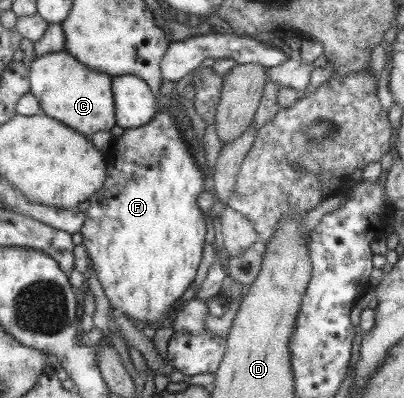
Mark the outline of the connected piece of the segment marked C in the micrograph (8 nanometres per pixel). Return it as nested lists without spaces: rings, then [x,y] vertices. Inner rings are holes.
[[[62,50],[34,57],[30,70],[30,93],[36,98],[41,114],[58,120],[83,136],[99,130],[109,131],[113,122],[114,96],[111,96],[112,77],[95,72]]]

